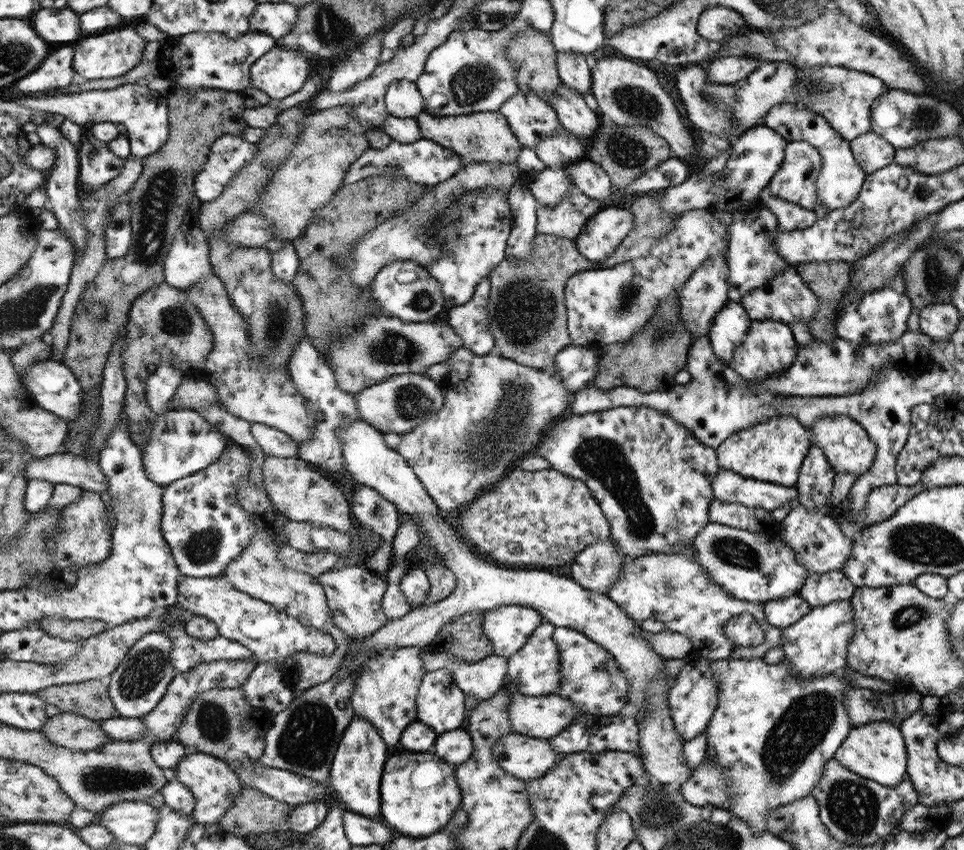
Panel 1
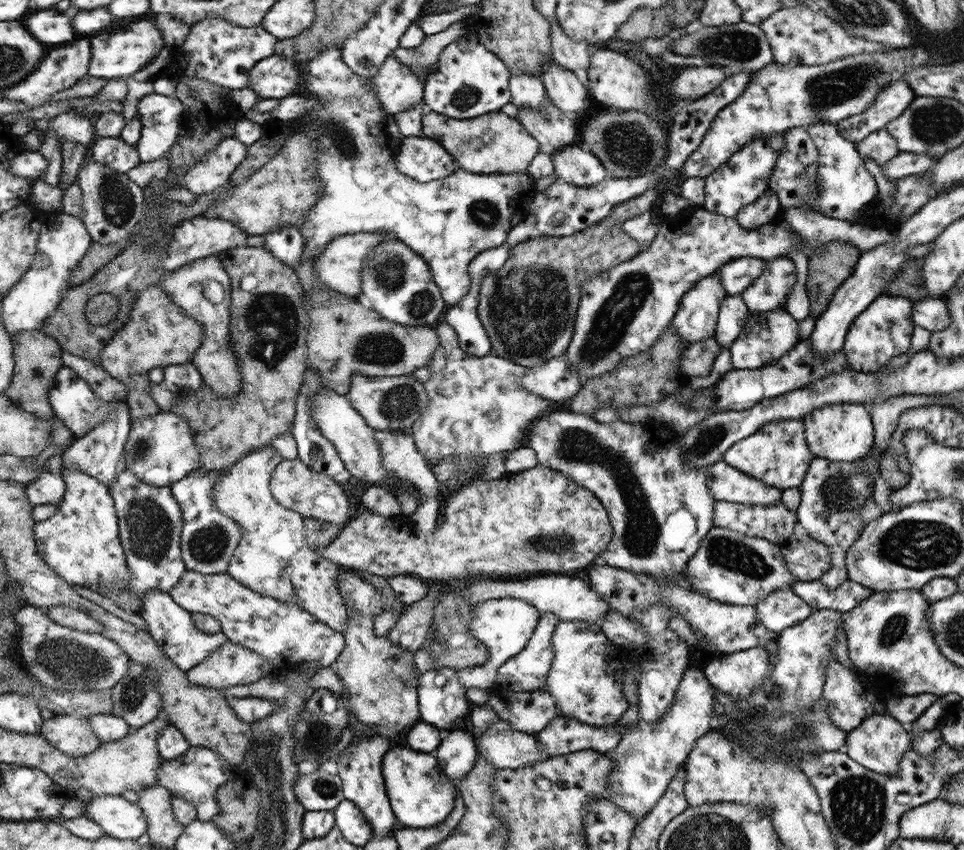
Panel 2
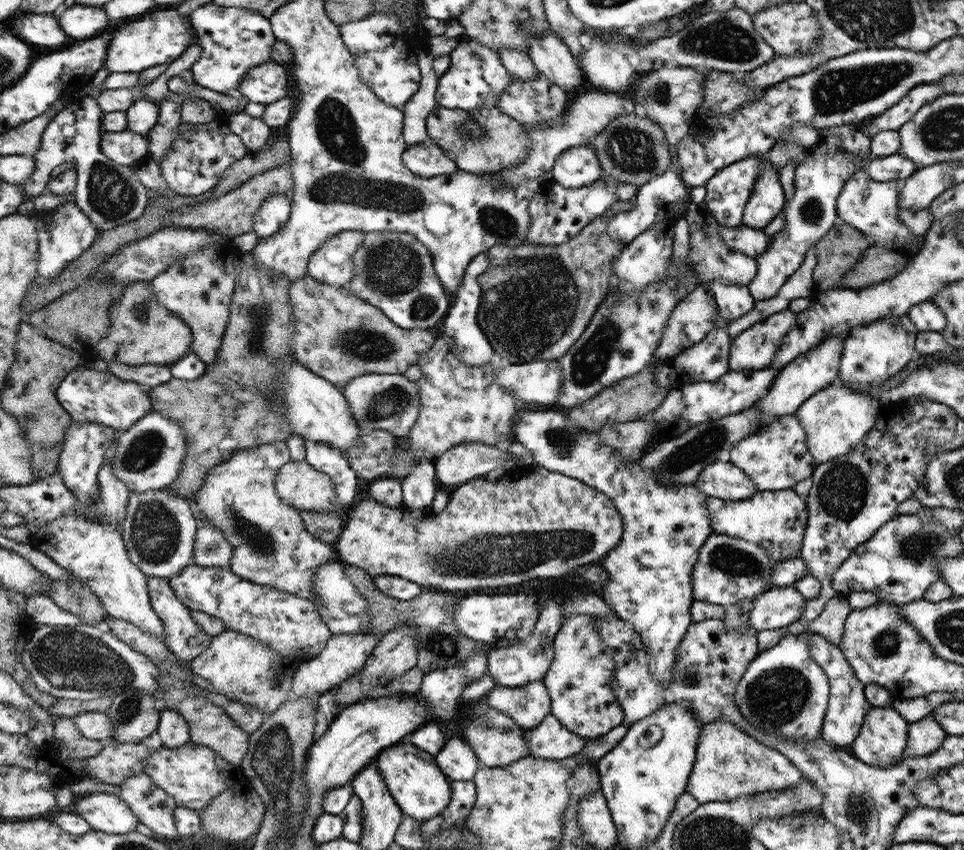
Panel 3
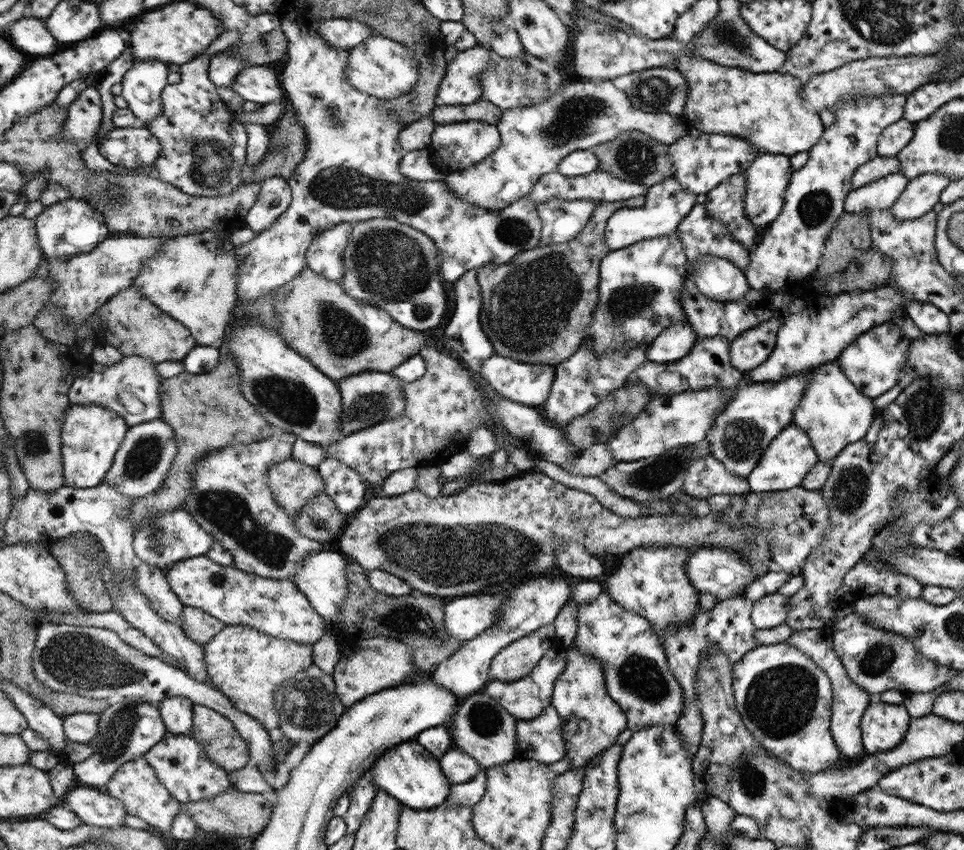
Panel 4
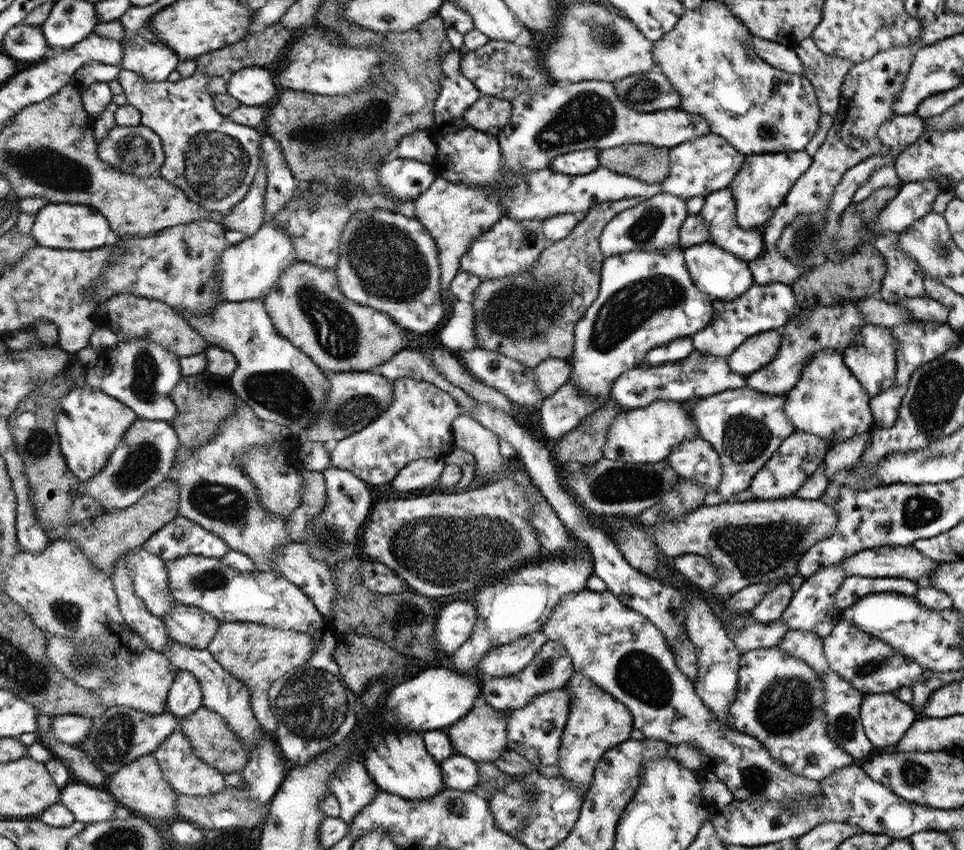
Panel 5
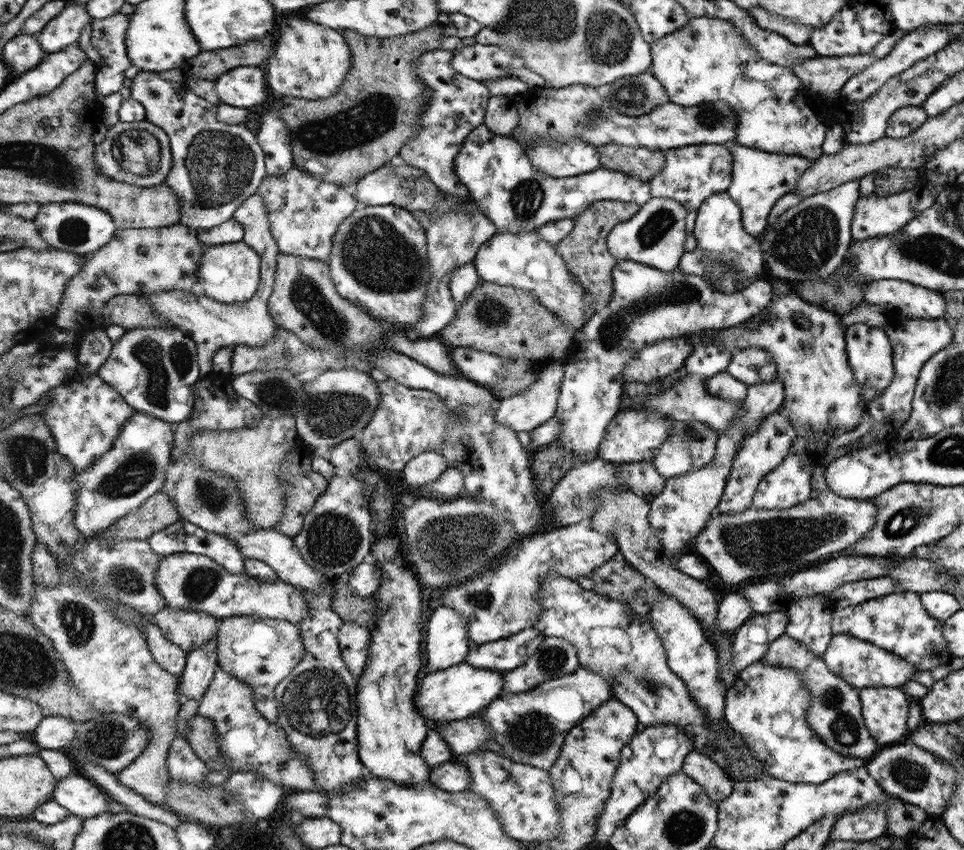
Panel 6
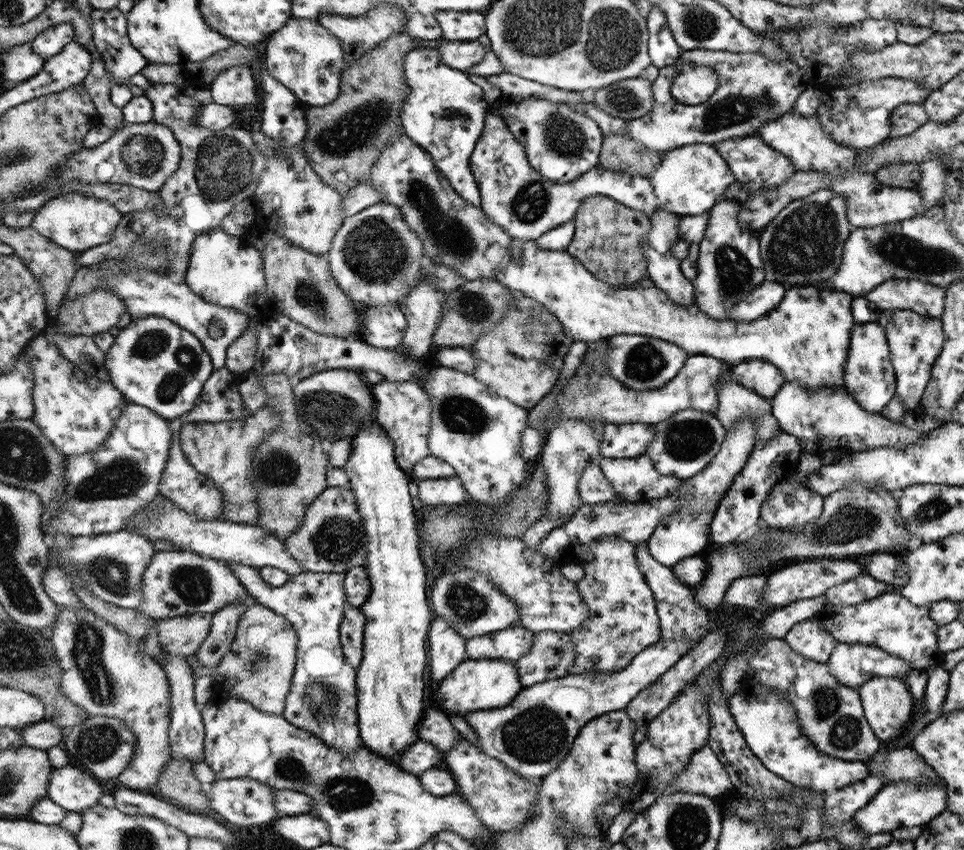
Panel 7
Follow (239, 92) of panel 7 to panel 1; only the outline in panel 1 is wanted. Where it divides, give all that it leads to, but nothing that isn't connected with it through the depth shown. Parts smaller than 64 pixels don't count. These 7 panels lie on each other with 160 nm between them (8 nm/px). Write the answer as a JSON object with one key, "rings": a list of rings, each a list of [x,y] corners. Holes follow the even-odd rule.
{"rings":[[[279,44],[251,66],[251,86],[275,100],[298,92],[308,76],[308,57],[296,49]]]}

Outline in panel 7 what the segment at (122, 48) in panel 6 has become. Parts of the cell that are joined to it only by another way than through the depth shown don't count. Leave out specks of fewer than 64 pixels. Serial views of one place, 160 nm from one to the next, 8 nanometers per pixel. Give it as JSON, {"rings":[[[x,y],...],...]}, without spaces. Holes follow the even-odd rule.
{"rings":[[[118,8],[91,12],[94,46],[102,55],[105,69],[114,78],[129,80],[149,62],[131,43],[127,32],[127,15]]]}

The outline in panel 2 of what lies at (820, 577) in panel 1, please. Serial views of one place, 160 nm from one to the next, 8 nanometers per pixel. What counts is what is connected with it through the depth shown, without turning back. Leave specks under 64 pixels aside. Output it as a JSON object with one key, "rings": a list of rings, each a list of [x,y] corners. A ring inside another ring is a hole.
{"rings":[[[820,579],[808,582],[797,581],[790,589],[813,610],[831,609],[841,613],[856,608],[858,604],[868,600],[874,593],[861,584],[848,579],[834,590],[828,590]]]}

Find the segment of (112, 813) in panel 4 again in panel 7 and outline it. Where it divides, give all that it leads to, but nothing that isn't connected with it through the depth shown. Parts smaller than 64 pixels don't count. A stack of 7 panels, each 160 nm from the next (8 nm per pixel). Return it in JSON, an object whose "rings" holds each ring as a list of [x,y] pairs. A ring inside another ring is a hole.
{"rings":[[[76,766],[57,768],[49,779],[47,797],[68,813],[80,813],[97,806],[102,794],[102,786]]]}

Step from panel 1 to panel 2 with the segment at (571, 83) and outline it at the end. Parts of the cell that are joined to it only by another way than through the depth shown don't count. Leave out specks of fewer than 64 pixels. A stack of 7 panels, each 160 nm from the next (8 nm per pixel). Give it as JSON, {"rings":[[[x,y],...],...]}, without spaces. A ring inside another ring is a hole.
{"rings":[[[555,15],[555,20],[551,21],[553,61],[571,70],[582,82],[588,82],[587,72],[591,65],[591,53],[596,50],[596,46],[568,38],[557,20],[558,17]]]}

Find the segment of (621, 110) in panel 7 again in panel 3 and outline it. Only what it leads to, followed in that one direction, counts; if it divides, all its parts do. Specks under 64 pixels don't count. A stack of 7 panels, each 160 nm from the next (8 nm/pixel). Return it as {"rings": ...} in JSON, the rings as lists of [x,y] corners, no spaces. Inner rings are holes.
{"rings":[[[664,66],[651,71],[649,75],[642,76],[637,87],[631,93],[632,100],[644,116],[659,124],[666,134],[666,141],[670,145],[670,157],[672,157],[671,170],[680,175],[680,165],[676,158],[678,143],[690,134],[690,123],[698,112],[698,107],[703,103],[703,84],[706,75],[700,69],[692,67]]]}

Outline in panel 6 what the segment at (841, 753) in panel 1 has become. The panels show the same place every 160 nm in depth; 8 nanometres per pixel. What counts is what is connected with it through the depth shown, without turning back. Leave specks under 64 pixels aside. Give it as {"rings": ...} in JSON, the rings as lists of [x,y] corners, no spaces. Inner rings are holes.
{"rings":[[[900,687],[858,689],[866,729],[879,745],[899,744],[908,732],[908,715],[913,701]]]}

